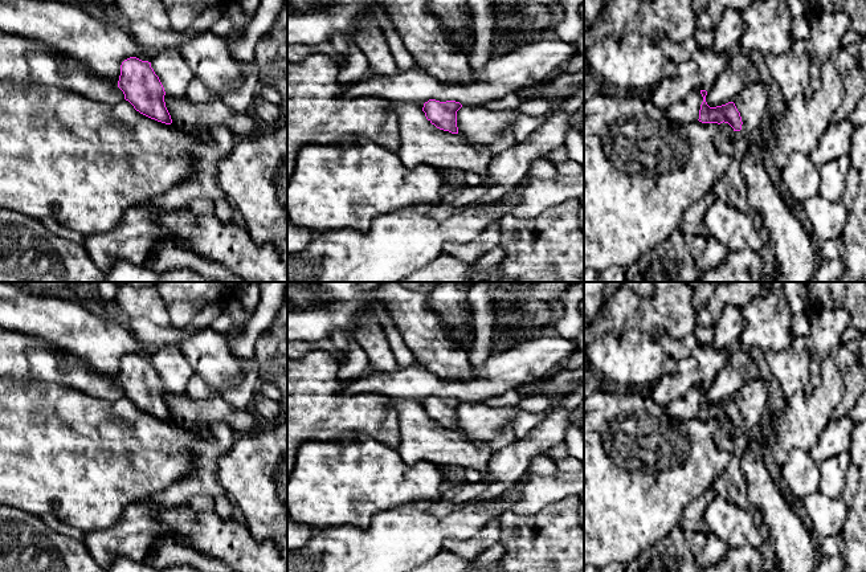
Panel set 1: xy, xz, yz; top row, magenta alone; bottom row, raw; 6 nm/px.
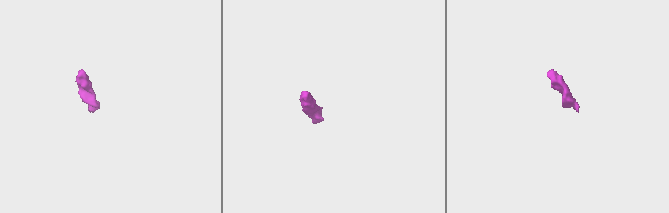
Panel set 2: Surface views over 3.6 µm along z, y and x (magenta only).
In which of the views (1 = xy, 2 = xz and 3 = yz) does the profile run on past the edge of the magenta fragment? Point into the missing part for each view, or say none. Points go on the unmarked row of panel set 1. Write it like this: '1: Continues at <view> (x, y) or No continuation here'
1: No continuation here
2: No continuation here
3: Continues at yz (731, 485)

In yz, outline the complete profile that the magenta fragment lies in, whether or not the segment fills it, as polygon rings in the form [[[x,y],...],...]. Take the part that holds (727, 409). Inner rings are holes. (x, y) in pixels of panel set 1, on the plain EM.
[[[700,387],[703,399],[699,406],[699,418],[718,420],[715,430],[715,445],[730,454],[727,467],[715,479],[712,489],[718,497],[722,497],[740,508],[748,511],[760,531],[764,543],[759,547],[763,557],[763,572],[779,572],[773,546],[769,542],[769,530],[764,523],[761,511],[751,503],[748,498],[748,483],[742,470],[744,452],[749,446],[748,434],[734,434],[735,428],[742,426],[742,413],[734,399],[722,403],[710,404],[706,399],[706,387]]]

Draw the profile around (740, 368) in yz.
[[[738,346],[730,350],[724,367],[716,373],[706,392],[710,404],[734,399],[738,391],[747,383],[761,379],[761,372],[749,351]]]

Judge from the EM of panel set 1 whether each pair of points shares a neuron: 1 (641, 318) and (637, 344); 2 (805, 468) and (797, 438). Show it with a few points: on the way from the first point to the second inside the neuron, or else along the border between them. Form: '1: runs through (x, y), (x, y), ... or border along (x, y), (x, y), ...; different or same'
1: border along (609, 333), (638, 329), (657, 339); different
2: border along (808, 450), (792, 449), (781, 466); different

